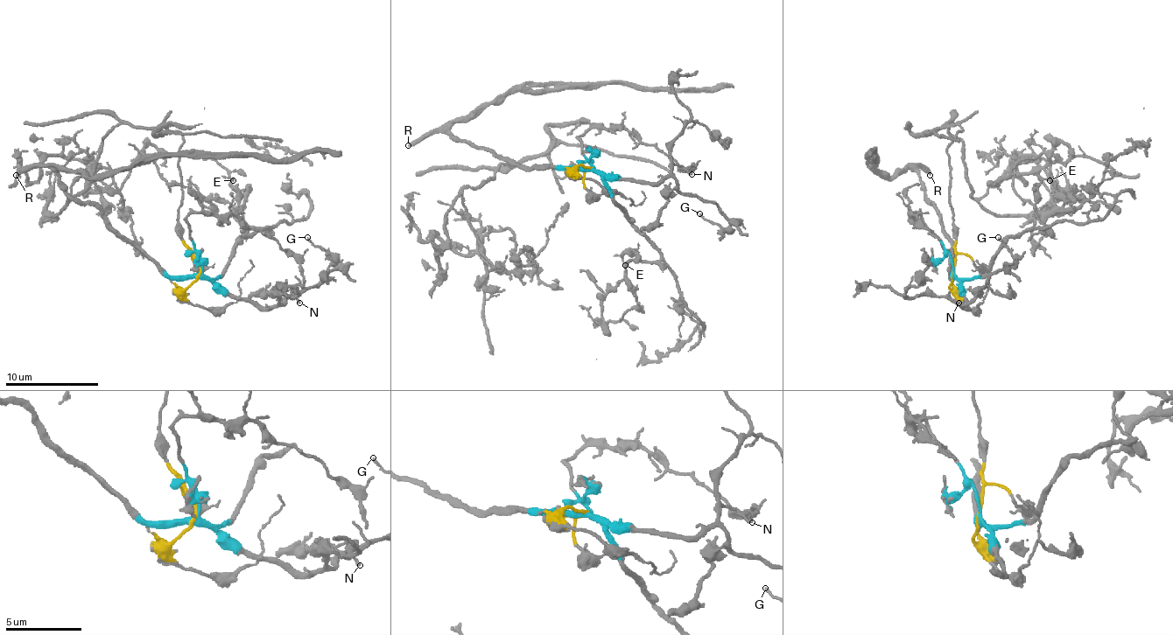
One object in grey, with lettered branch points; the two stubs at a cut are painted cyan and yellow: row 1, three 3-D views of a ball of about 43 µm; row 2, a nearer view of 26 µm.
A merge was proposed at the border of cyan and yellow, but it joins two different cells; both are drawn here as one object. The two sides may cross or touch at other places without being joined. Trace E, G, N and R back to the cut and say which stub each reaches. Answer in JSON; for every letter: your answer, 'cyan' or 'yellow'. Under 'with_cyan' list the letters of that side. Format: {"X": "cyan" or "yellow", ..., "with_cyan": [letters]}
{"E": "cyan", "G": "cyan", "N": "cyan", "R": "cyan", "with_cyan": ["E", "G", "N", "R"]}

